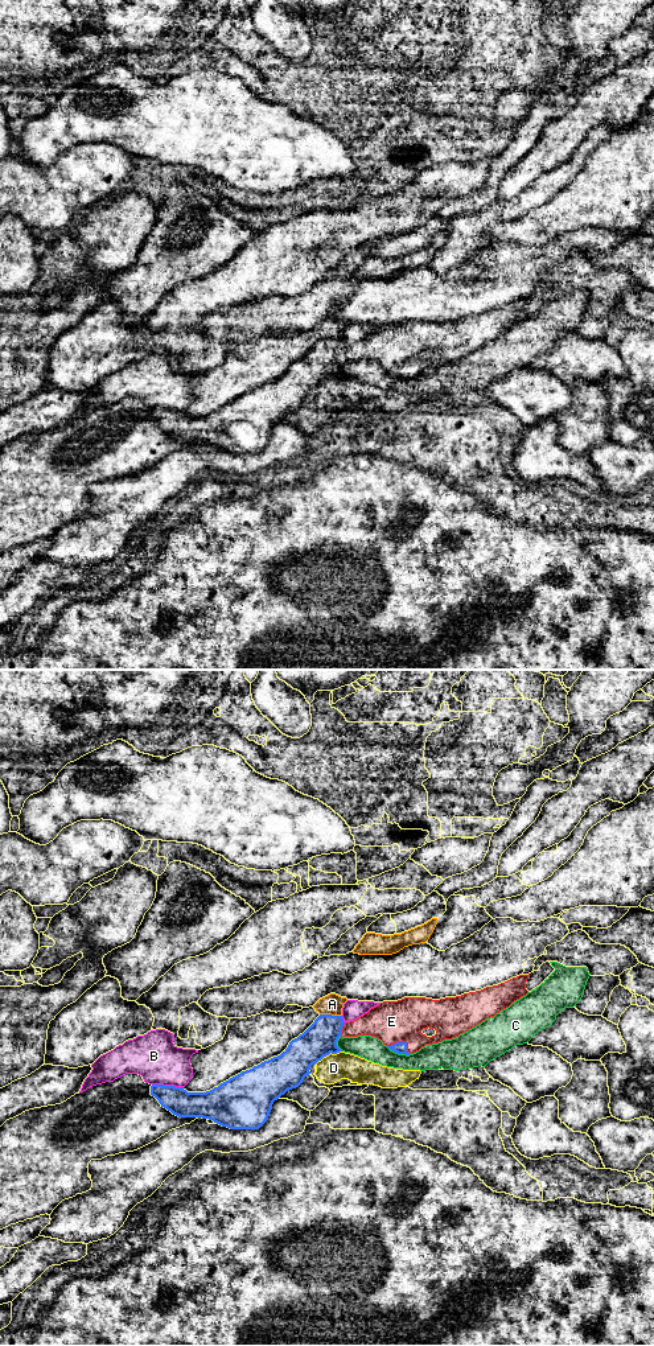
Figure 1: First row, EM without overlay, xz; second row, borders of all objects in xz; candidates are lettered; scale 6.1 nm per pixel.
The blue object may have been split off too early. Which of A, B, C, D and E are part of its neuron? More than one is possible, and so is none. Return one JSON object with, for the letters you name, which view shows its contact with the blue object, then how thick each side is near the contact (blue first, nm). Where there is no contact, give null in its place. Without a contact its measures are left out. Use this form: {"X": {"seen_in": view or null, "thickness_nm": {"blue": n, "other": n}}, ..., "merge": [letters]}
{"E": {"seen_in": "xz", "thickness_nm": {"blue": 80, "other": 260}}, "merge": ["E"]}

